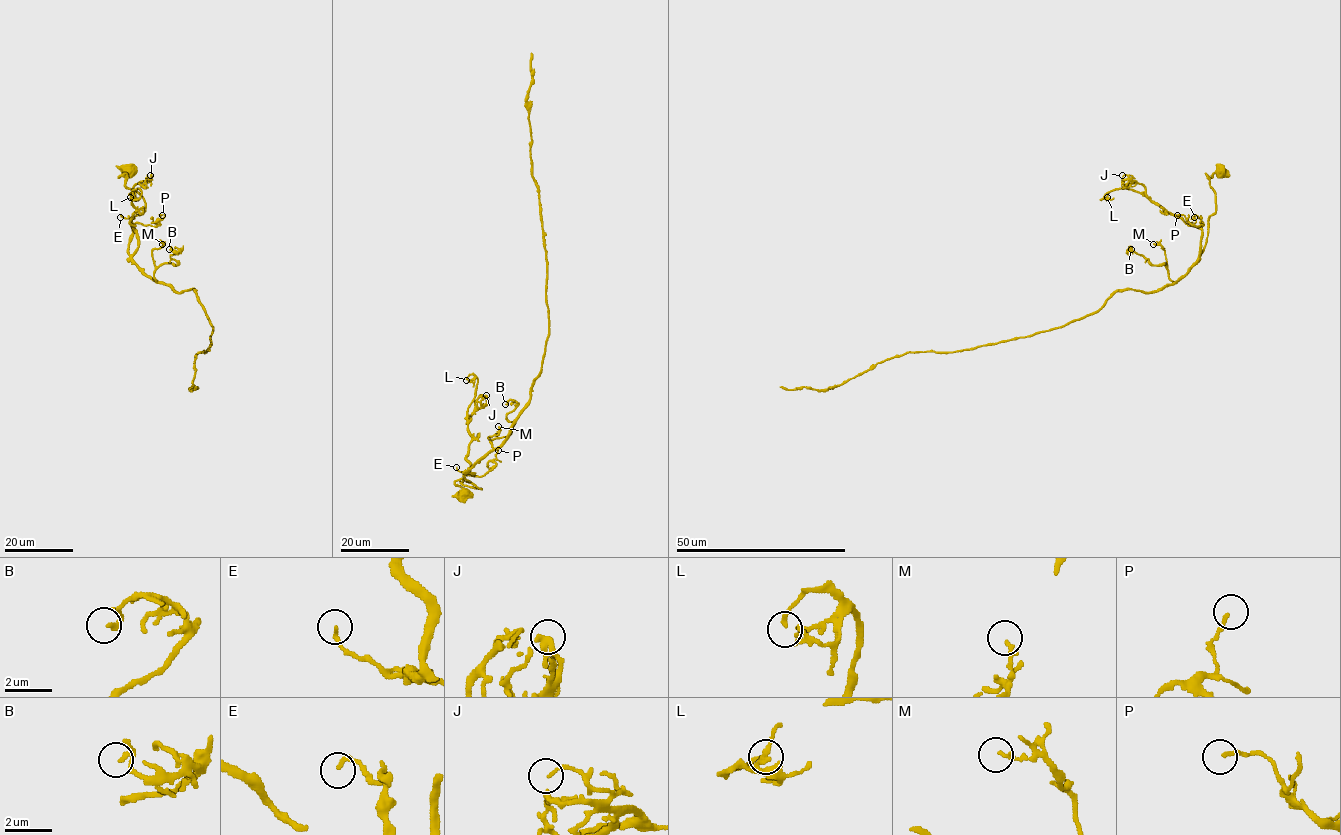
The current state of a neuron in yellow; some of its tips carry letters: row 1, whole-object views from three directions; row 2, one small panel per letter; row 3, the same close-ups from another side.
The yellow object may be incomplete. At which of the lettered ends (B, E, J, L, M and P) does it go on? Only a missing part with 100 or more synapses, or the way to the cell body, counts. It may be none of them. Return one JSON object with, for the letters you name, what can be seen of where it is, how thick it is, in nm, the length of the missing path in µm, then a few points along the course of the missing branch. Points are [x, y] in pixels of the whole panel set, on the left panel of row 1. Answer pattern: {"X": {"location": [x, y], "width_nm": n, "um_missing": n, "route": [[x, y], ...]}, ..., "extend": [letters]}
{"extend": []}

